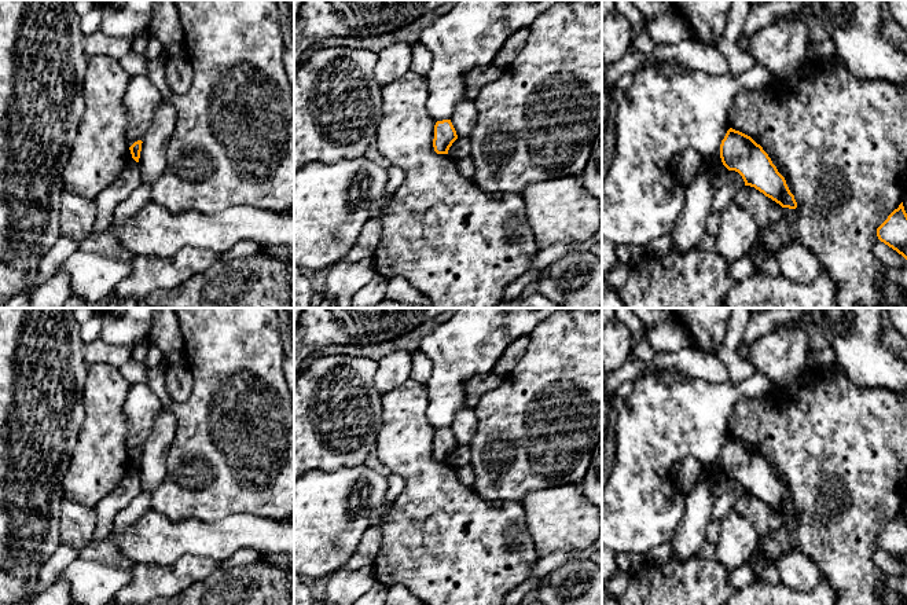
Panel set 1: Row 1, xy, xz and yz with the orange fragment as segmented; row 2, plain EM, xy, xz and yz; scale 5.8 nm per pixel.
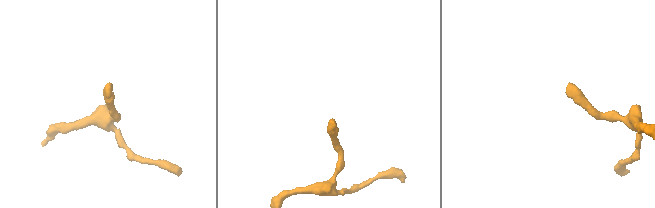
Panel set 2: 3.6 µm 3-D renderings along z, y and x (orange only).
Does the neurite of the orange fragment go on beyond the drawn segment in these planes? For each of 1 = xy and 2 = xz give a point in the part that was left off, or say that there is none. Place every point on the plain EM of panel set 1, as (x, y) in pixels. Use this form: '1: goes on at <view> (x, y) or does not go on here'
1: does not go on here
2: does not go on here

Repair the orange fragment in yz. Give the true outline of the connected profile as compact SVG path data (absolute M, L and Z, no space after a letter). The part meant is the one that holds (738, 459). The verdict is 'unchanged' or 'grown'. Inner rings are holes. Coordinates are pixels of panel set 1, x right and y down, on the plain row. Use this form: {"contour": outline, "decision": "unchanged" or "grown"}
{"contour": "M730 436L720 452L720 466L728 478L742 484L745 494L754 495L782 516L797 516L785 485L750 444Z", "decision": "unchanged"}

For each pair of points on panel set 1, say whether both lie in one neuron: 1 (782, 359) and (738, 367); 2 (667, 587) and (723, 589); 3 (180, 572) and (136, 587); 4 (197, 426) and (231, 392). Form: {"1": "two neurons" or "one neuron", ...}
{"1": "two neurons", "2": "one neuron", "3": "one neuron", "4": "one neuron"}

